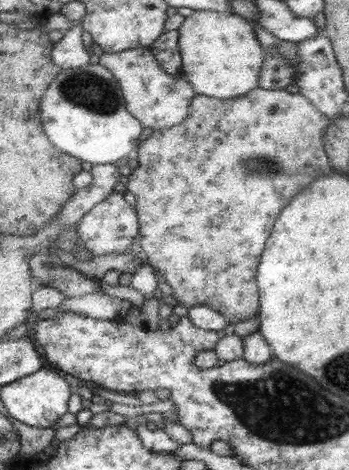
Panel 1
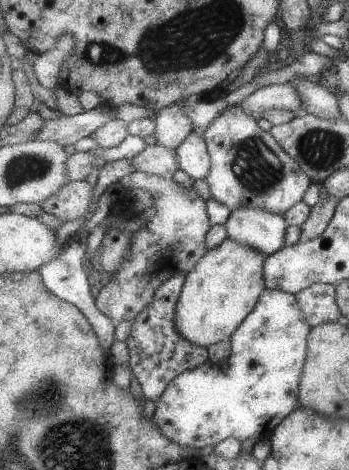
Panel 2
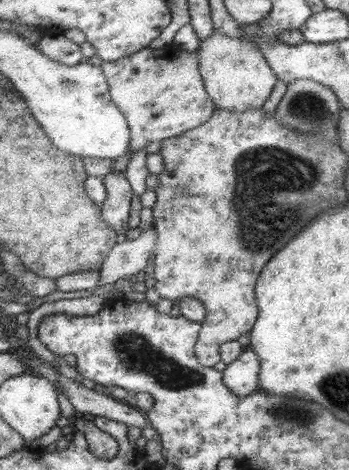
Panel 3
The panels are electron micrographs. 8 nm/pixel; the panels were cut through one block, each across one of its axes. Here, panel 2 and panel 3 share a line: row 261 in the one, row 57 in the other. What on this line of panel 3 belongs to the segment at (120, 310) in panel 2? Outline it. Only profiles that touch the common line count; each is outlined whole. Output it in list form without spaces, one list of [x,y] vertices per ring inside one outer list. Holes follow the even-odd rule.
[[[149,46],[147,50],[121,58],[119,62],[103,62],[101,68],[111,84],[115,104],[131,126],[135,156],[141,156],[151,142],[187,136],[191,130],[211,122],[217,110],[215,100],[207,90],[199,52],[181,50],[177,46]]]

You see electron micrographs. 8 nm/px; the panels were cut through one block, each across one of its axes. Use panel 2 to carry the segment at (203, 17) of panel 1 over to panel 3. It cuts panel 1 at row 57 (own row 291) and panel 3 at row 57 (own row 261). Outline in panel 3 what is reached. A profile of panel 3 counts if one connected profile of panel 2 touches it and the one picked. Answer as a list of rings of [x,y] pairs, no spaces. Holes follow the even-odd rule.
[[[213,34],[207,42],[197,50],[201,56],[201,70],[207,82],[207,90],[215,100],[215,106],[227,112],[249,112],[261,110],[263,104],[273,94],[275,82],[281,80],[279,74],[271,68],[265,52],[261,52],[255,44],[243,38],[231,38],[223,34]]]

